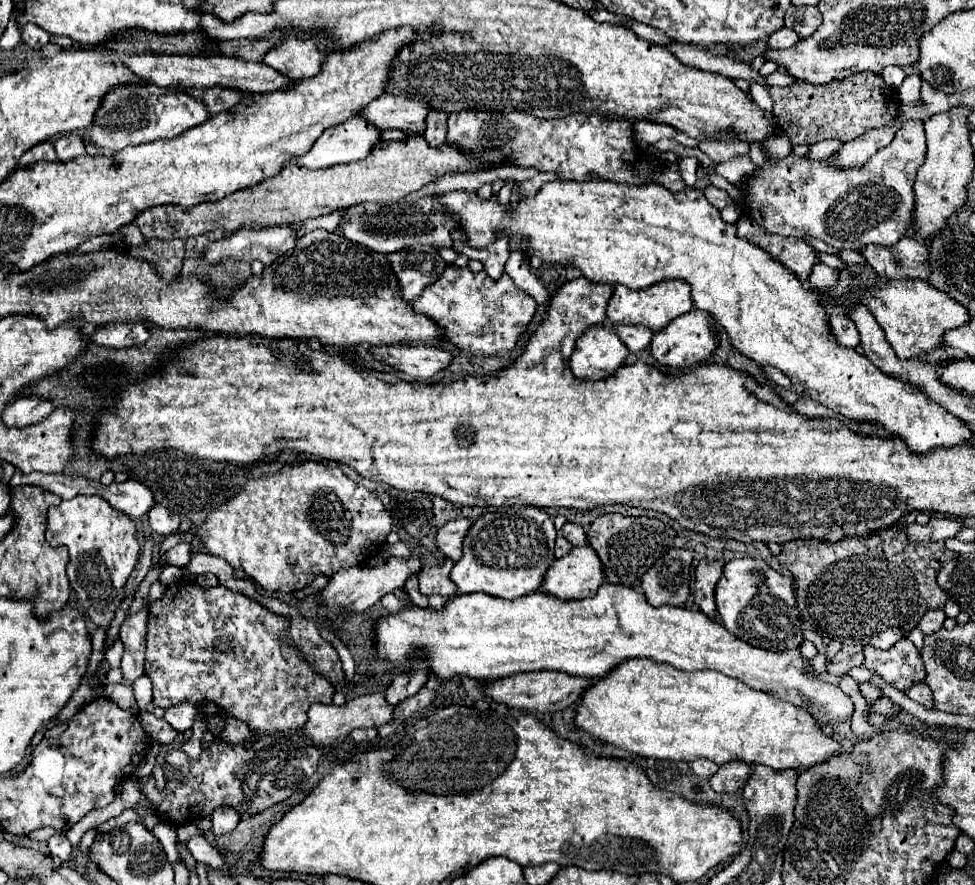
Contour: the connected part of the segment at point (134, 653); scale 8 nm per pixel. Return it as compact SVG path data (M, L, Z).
M145 610L131 614L121 624L119 637L125 646L121 670L125 680L129 680L129 682L135 681L135 678L144 674L146 635L147 612Z

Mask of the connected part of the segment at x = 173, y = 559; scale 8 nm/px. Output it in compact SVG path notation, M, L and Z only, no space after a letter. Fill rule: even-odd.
M181 542L181 544L177 544L175 548L167 550L163 558L165 558L165 564L169 564L169 566L185 568L187 562L189 562L189 558L191 558L191 552L193 552L191 544L189 544L189 542Z

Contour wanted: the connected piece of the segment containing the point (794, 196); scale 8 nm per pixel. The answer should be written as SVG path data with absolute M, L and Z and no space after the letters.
M911 120L903 124L903 128L895 134L895 140L887 148L881 148L859 168L833 168L829 160L807 160L789 154L779 162L767 160L763 166L757 166L753 174L739 180L735 186L743 192L743 198L739 200L743 212L749 218L753 218L759 226L763 226L767 232L795 238L811 236L839 250L861 252L869 244L891 246L899 238L903 238L903 234L909 230L915 202L913 194L915 174L923 162L925 162L923 124Z

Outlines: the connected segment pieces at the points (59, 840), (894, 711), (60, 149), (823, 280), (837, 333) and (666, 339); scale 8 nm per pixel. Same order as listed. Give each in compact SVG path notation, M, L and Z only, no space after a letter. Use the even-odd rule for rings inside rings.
M55 834L53 838L49 838L49 852L51 852L51 856L61 858L63 862L71 862L73 860L73 856L71 856L73 848L71 848L67 836L63 836L63 834Z
M877 698L875 702L869 702L869 712L879 712L879 714L883 714L885 718L895 718L897 714L899 714L899 706L895 706L891 700L887 700L887 698Z
M67 134L67 136L61 136L57 142L55 142L55 152L57 152L57 158L61 162L67 162L67 160L73 160L77 156L83 156L85 154L85 148L83 148L83 140L75 134Z
M815 264L813 272L811 272L811 276L809 276L809 282L811 282L815 288L819 288L819 290L829 290L829 288L833 288L833 286L837 284L837 280L839 280L837 272L835 272L833 268L825 266L825 264Z
M833 316L829 322L831 322L831 330L837 342L841 342L847 348L855 348L859 344L859 332L847 316Z
M691 310L679 318L675 318L663 332L657 332L651 342L651 354L665 366L673 368L687 368L687 366L697 366L705 362L711 352L717 348L719 338L713 330L713 320L707 312L703 310Z

